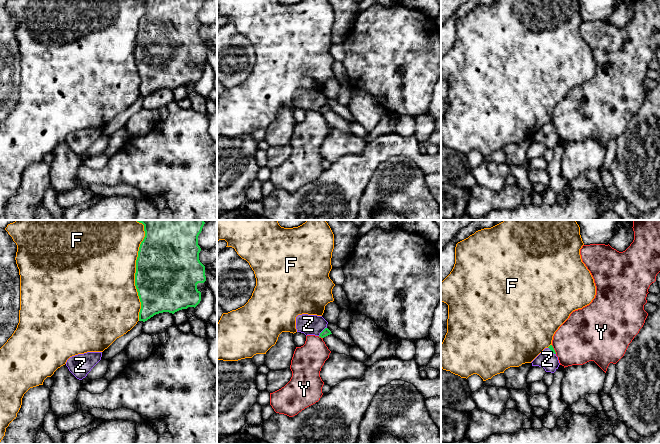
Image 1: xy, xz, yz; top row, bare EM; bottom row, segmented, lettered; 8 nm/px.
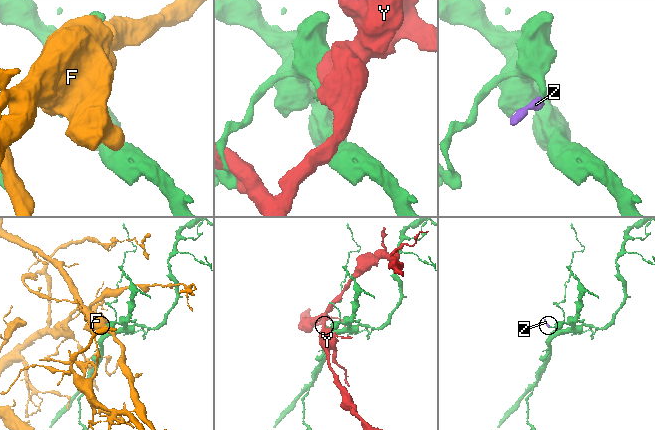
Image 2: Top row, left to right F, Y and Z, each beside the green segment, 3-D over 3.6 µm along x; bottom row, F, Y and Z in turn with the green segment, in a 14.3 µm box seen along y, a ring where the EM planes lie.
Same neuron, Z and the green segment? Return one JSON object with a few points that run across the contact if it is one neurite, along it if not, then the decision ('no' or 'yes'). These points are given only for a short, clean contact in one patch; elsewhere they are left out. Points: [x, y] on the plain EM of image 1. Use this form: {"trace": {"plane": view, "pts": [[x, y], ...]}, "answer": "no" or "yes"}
{"trace": {"plane": "xz", "pts": [[326, 107], [322, 107], [316, 101], [308, 100]]}, "answer": "yes"}

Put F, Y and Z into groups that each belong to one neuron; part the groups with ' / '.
F / Y / Z

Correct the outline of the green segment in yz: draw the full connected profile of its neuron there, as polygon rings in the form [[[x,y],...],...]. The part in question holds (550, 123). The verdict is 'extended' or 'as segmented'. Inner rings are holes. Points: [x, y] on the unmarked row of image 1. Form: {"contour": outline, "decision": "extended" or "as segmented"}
{"contour": [[[552,121],[545,124],[532,138],[532,142],[543,143],[546,148],[554,149],[560,139]]], "decision": "extended"}

